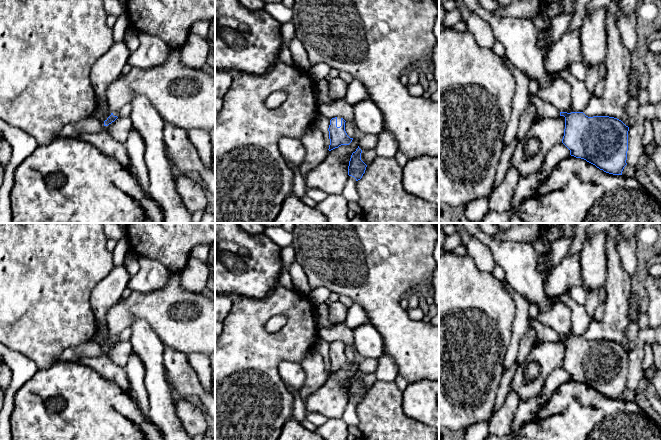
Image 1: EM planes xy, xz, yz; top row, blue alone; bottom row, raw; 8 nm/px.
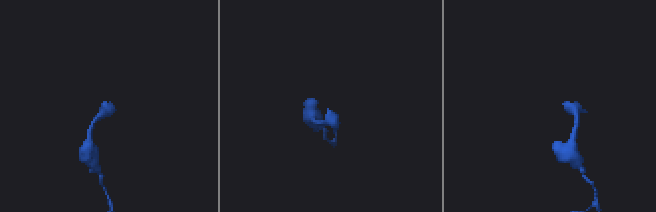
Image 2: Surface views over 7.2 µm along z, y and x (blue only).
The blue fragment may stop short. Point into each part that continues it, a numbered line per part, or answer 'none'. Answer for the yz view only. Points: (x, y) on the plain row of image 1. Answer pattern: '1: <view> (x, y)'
1: yz (559, 317)

